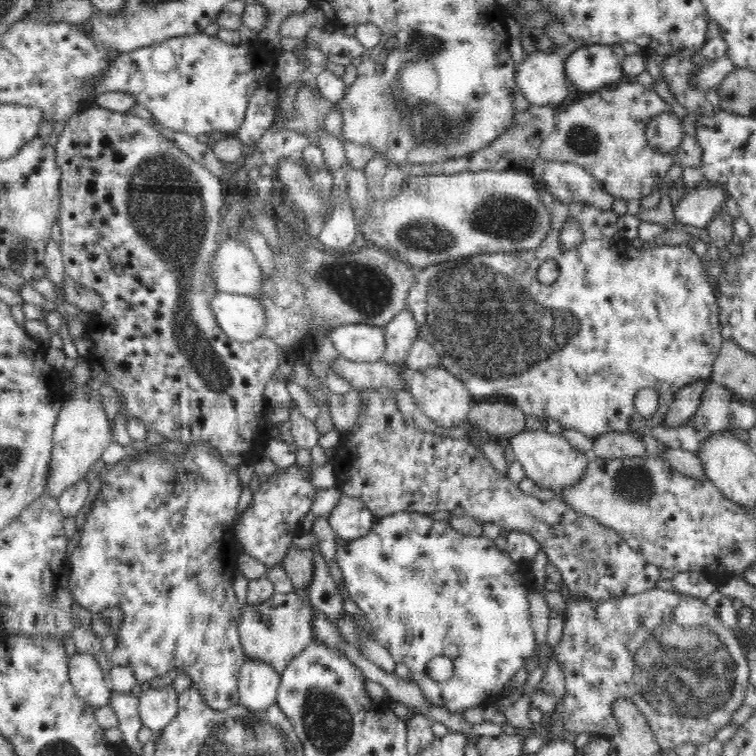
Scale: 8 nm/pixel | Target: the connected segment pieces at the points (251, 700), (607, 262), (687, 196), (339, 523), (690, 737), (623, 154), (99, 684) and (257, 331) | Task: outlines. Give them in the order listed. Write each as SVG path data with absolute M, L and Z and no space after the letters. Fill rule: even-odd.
M247 658L238 677L239 704L259 713L268 707L274 709L280 682L281 674L272 666L258 659Z
M536 180L536 190L540 193L542 203L550 211L550 232L542 245L538 246L536 250L522 250L522 252L474 254L474 256L466 256L466 258L458 258L458 260L446 260L446 262L419 269L415 272L414 284L410 287L406 307L417 322L419 334L423 336L423 340L437 351L438 357L441 358L441 366L449 370L454 378L464 383L474 400L489 400L492 397L497 398L497 400L503 399L515 404L525 416L534 416L534 418L544 420L544 422L556 420L556 422L560 422L563 429L578 430L592 440L599 438L599 435L609 433L650 432L650 429L654 429L654 426L660 426L665 420L665 415L680 388L684 388L696 380L712 381L712 366L714 366L714 360L716 360L721 349L721 344L725 341L720 334L720 311L716 294L712 289L713 284L706 277L702 260L694 253L692 247L686 245L656 245L654 248L644 251L631 248L629 244L632 241L625 240L620 236L616 226L617 215L612 209L600 210L584 202L572 204L558 202L558 198L554 198L539 180ZM568 218L575 218L579 222L580 228L584 232L584 240L581 244L564 250L559 244L560 230ZM550 258L558 265L559 275L554 283L546 285L538 281L536 271L542 262ZM642 388L654 388L658 394L658 408L648 418L639 415L634 408L636 392Z
M704 184L685 190L678 204L672 206L675 220L688 226L706 228L710 218L714 218L722 206L726 208L726 193L720 187Z
M343 494L327 521L336 532L337 538L350 542L366 536L376 519L375 514L360 500Z
M659 587L650 588L642 594L622 594L620 598L608 598L608 600L600 600L600 602L586 602L585 600L577 600L570 596L566 602L566 618L564 618L564 626L562 637L556 645L553 652L554 659L558 661L558 665L562 667L564 677L566 677L566 694L561 699L563 704L563 730L566 734L578 736L580 732L586 732L591 736L607 737L611 740L618 739L620 727L612 714L614 701L619 698L630 699L638 707L647 719L648 726L655 734L655 741L664 750L672 750L680 744L693 744L695 747L700 744L706 744L708 740L712 740L716 736L716 732L724 726L730 726L733 720L734 710L738 710L738 706L743 704L746 690L750 686L748 659L746 659L743 645L738 640L736 632L731 628L724 626L722 621L707 606L705 600L695 597L683 595L676 591L666 591Z
M638 82L620 83L615 90L603 89L578 102L568 101L557 112L554 130L542 140L542 159L572 162L582 167L603 184L603 189L615 199L628 203L650 196L662 186L663 177L674 162L683 168L700 167L702 147L696 141L696 114L688 111L682 118L684 138L674 152L654 150L645 137L648 122L657 114L670 113L670 104L660 99L652 88Z
M76 652L68 662L68 674L77 695L92 708L110 704L112 691L107 675L90 653Z
M220 292L210 300L220 328L236 342L252 342L265 336L266 311L253 296Z

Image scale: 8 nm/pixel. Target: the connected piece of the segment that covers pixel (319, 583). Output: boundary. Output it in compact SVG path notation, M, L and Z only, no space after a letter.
M320 549L312 550L314 553L315 572L311 584L307 588L309 602L315 610L326 615L332 624L338 623L338 618L344 614L344 598L338 593L336 582L332 578L329 566L320 555Z

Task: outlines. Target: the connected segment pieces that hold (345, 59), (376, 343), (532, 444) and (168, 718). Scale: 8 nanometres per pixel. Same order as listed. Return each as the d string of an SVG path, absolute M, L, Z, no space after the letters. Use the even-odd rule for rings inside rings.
M316 27L310 30L306 40L316 45L329 62L336 65L346 66L366 51L356 36L346 36L340 32L327 34L325 30Z
M344 324L329 334L338 356L358 362L381 360L385 351L384 326Z
M544 427L541 430L536 430L536 432L532 430L521 431L508 440L508 443L516 455L516 461L522 465L522 469L526 473L526 479L530 479L532 482L538 484L542 490L552 490L552 492L557 493L556 496L560 496L558 495L560 490L565 490L566 488L570 488L572 484L578 483L589 466L589 454L576 451L566 439L562 438L562 434L549 434Z
M174 684L163 688L144 687L138 697L138 709L143 726L159 732L177 716L178 690Z

